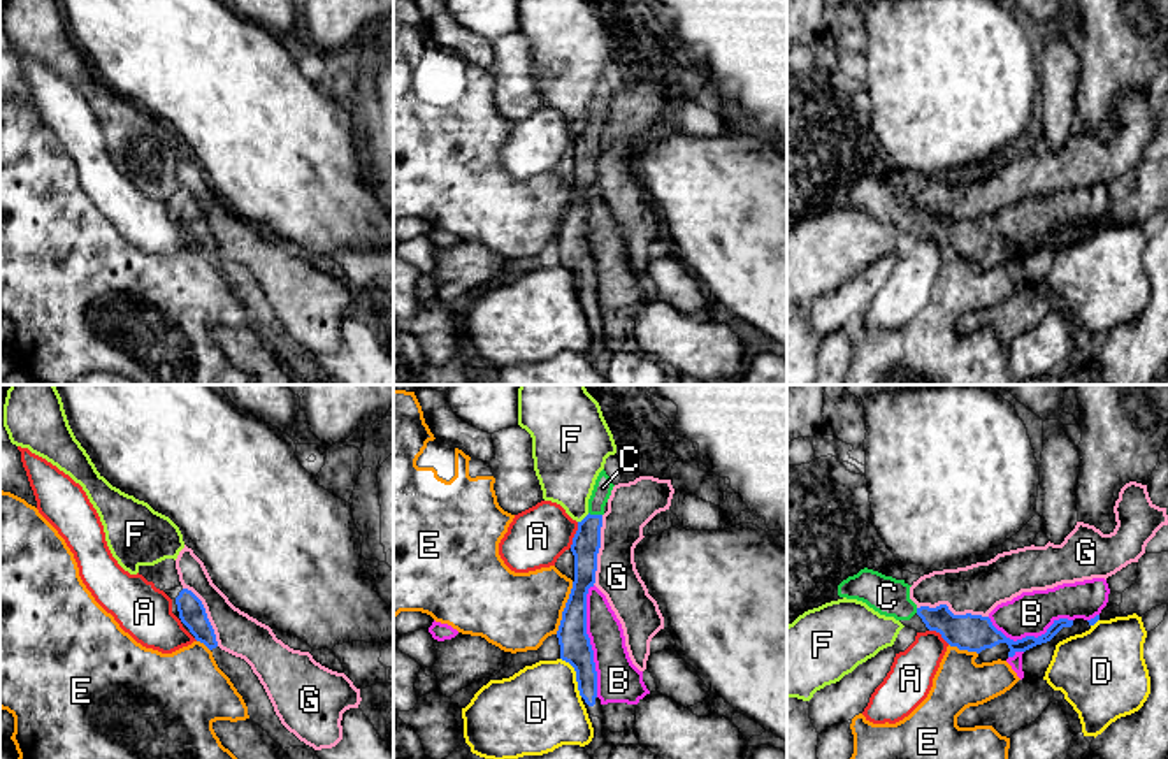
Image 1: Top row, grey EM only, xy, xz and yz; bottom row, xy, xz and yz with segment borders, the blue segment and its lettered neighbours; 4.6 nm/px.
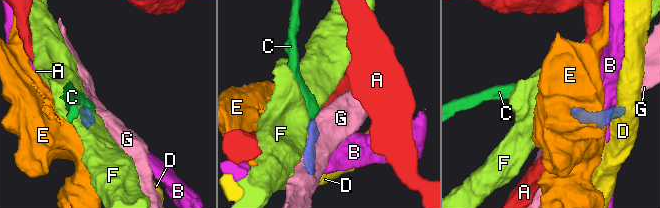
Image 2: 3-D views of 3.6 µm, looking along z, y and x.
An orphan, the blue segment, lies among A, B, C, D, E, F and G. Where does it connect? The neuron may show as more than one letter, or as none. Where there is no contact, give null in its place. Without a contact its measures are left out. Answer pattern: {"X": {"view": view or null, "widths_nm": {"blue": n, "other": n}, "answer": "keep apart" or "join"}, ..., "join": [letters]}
{"A": {"view": "xz", "widths_nm": {"blue": 130, "other": 280}, "answer": "keep apart"}, "B": {"view": "xz", "widths_nm": {"blue": 140, "other": 200}, "answer": "keep apart"}, "C": {"view": "xz", "widths_nm": {"blue": 130, "other": 90}, "answer": "join"}, "D": {"view": "xz", "widths_nm": {"blue": 140, "other": 400}, "answer": "keep apart"}, "E": {"view": "xz", "widths_nm": {"blue": 140, "other": 360}, "answer": "keep apart"}, "F": {"view": "xz", "widths_nm": {"blue": 130, "other": 280}, "answer": "keep apart"}, "G": {"view": "yz", "widths_nm": {"blue": 170, "other": 240}, "answer": "keep apart"}, "join": ["C"]}

